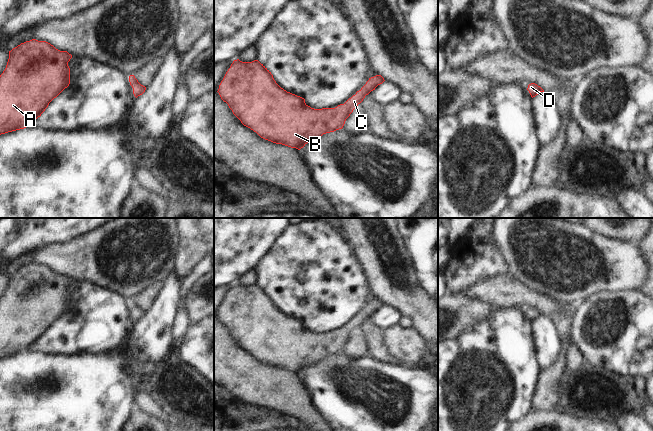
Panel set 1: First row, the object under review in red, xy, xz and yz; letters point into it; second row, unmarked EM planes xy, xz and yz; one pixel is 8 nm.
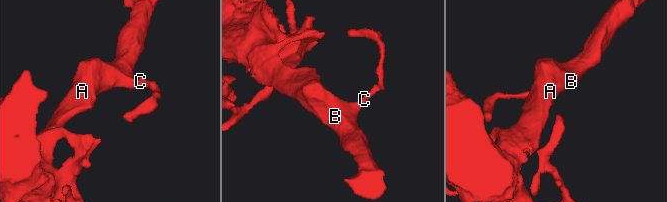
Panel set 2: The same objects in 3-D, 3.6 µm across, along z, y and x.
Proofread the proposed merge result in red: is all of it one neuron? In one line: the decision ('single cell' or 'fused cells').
single cell

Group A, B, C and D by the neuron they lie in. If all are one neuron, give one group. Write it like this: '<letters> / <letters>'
A B C D

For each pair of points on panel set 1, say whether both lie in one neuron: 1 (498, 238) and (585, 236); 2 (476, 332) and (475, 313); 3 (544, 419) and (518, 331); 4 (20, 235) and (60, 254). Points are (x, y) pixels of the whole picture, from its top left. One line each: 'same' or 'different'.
1: same
2: different
3: different
4: different

